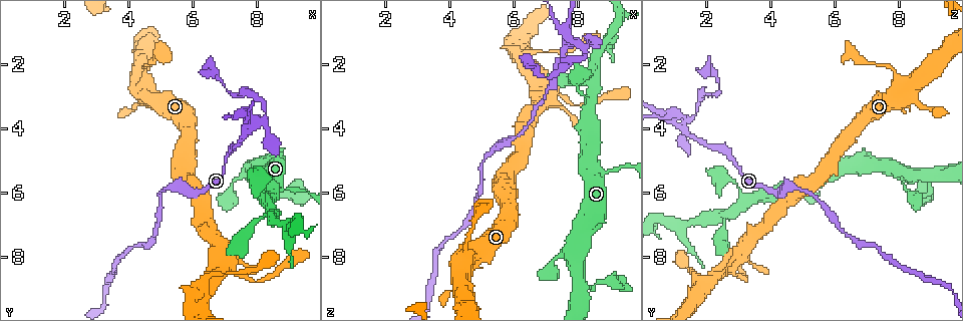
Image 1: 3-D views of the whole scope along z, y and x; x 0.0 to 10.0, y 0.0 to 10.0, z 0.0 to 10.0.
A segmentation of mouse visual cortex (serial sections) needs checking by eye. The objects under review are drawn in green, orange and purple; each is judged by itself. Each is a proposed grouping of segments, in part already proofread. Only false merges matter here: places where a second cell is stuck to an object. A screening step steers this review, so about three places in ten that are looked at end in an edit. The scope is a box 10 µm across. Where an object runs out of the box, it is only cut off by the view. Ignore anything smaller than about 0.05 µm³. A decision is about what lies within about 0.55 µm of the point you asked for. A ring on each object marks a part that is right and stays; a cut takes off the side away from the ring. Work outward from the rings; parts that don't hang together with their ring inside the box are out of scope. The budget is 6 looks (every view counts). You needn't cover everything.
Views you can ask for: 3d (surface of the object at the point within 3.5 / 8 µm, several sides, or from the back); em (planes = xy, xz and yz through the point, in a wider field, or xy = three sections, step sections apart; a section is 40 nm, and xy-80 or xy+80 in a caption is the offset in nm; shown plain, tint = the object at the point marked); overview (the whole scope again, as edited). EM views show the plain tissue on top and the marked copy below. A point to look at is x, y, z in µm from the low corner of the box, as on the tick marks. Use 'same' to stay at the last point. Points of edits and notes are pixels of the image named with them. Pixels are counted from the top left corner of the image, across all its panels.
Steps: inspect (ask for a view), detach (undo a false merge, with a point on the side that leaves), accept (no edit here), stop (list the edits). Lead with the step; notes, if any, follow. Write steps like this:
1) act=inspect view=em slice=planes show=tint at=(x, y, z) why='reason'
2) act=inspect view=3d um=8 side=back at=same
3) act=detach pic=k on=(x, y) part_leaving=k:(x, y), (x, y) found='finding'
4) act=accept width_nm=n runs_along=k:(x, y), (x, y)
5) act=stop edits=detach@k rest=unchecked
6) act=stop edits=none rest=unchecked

act=inspect view=em slice=xy step=1 show=tint at=(9.00, 5.90, 5.35) why='three-way junction'

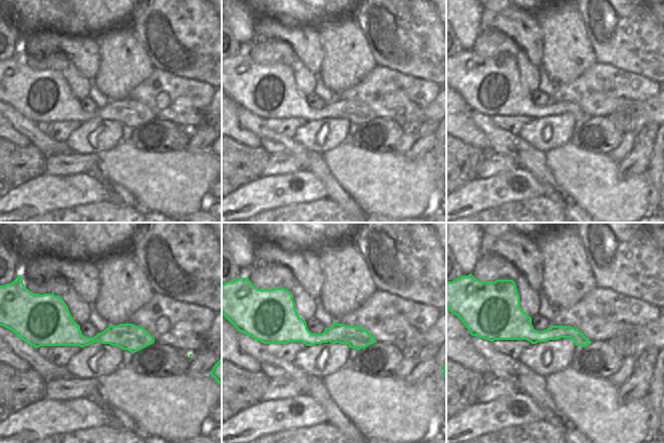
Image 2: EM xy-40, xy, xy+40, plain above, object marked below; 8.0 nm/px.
act=inspect view=3d um=3.5 at=same why='wider look'

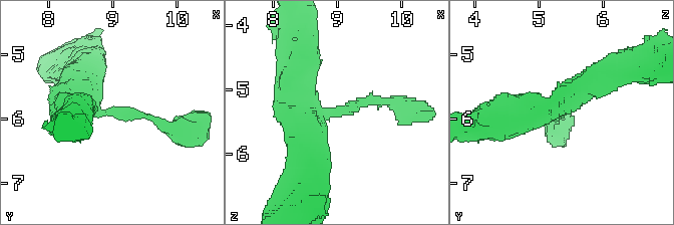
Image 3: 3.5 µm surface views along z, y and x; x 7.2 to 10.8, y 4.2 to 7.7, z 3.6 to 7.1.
act=accept found='all the same cell'

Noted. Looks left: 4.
act=inspect view=3d um=3.5 at=(4.60, 2.60, 7.95) why='three arms meet'

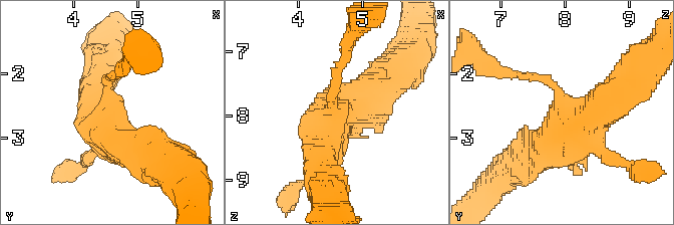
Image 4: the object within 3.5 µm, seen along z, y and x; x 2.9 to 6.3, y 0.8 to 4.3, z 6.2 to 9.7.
act=inspect view=em slice=xy step=5 show=tint at=(4.60, 2.55, 8.00) why='need the tissue'

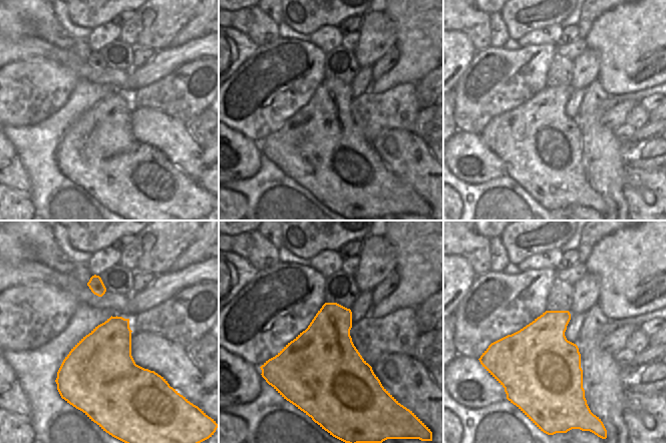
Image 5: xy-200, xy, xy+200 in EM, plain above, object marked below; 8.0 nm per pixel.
act=accept runs_along=4:(391, 75), (329, 122), (320, 171) found='all the same cell'

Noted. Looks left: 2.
act=stop edits=none rest=unchecked

